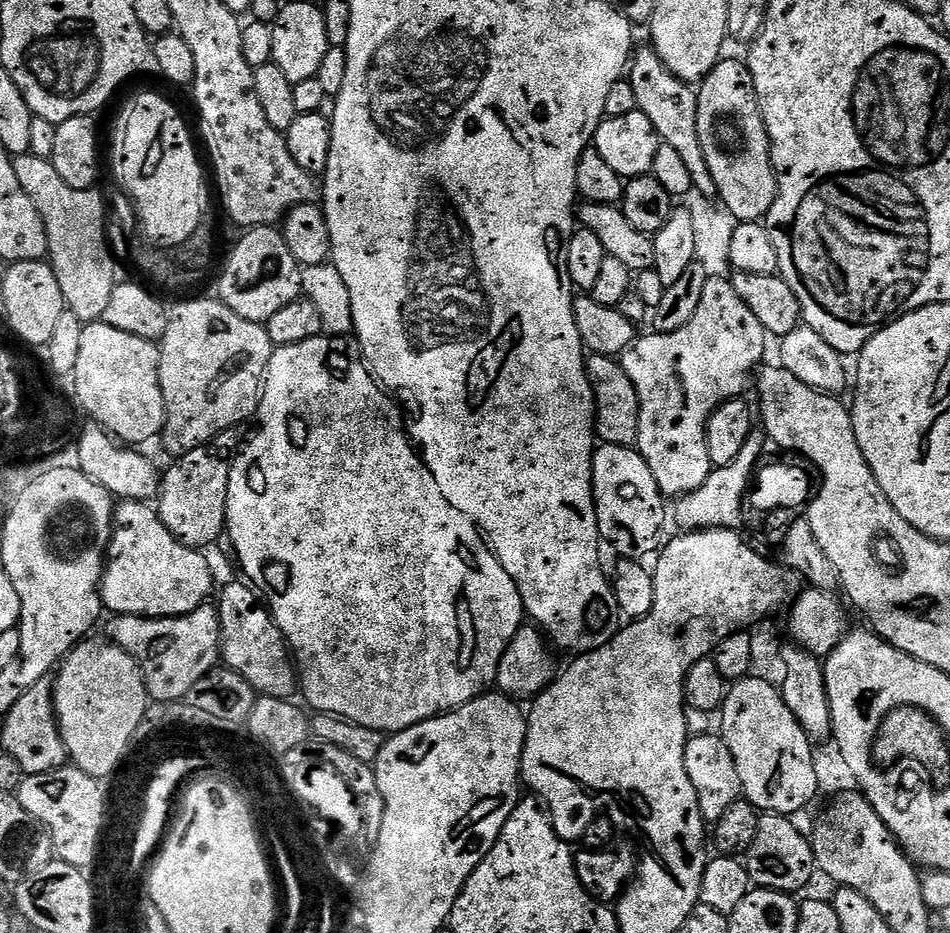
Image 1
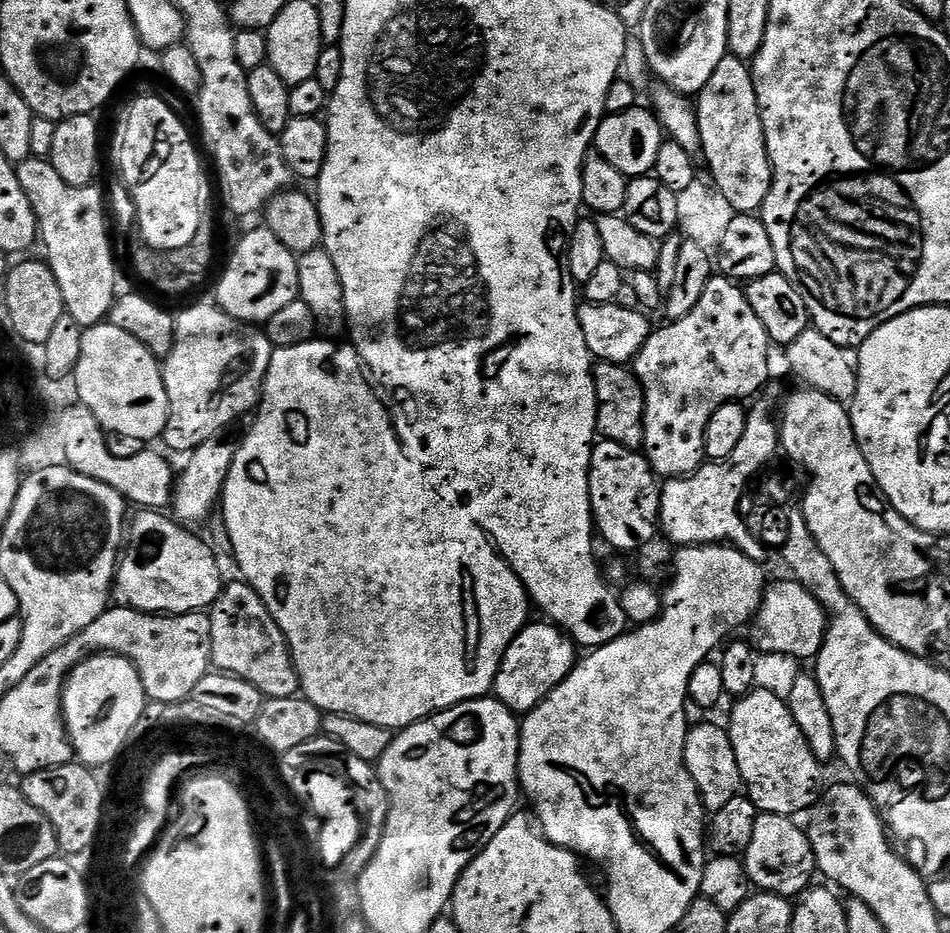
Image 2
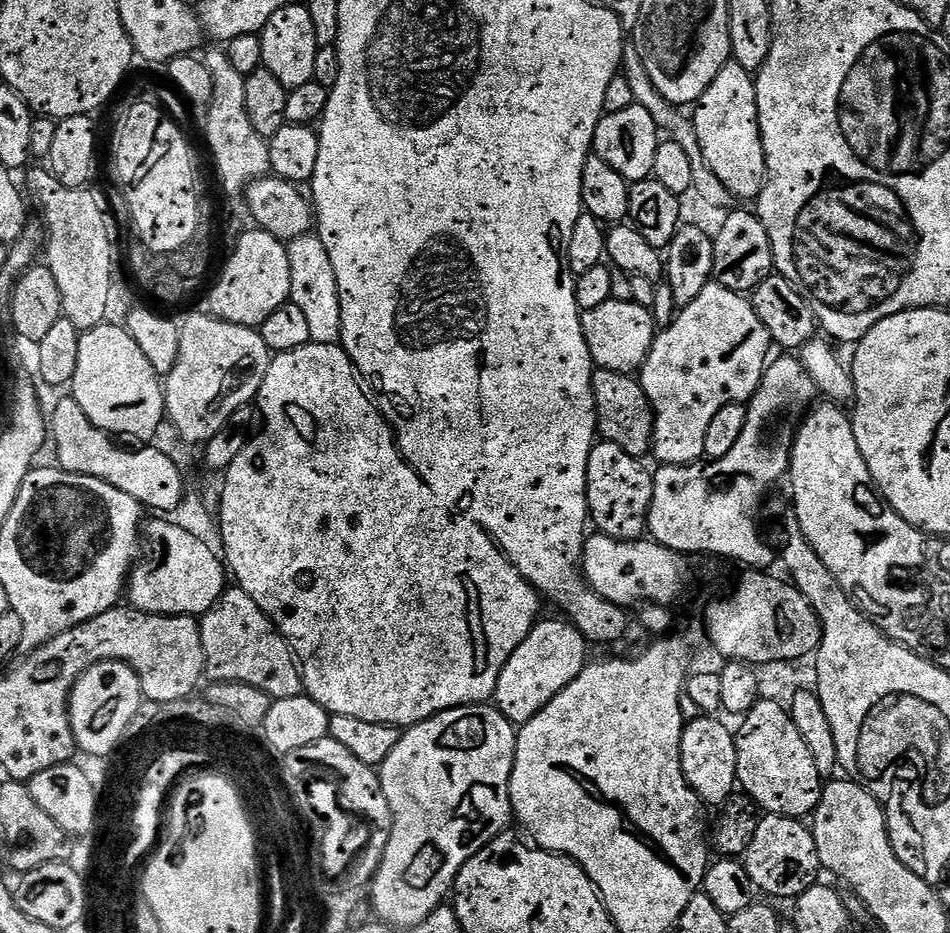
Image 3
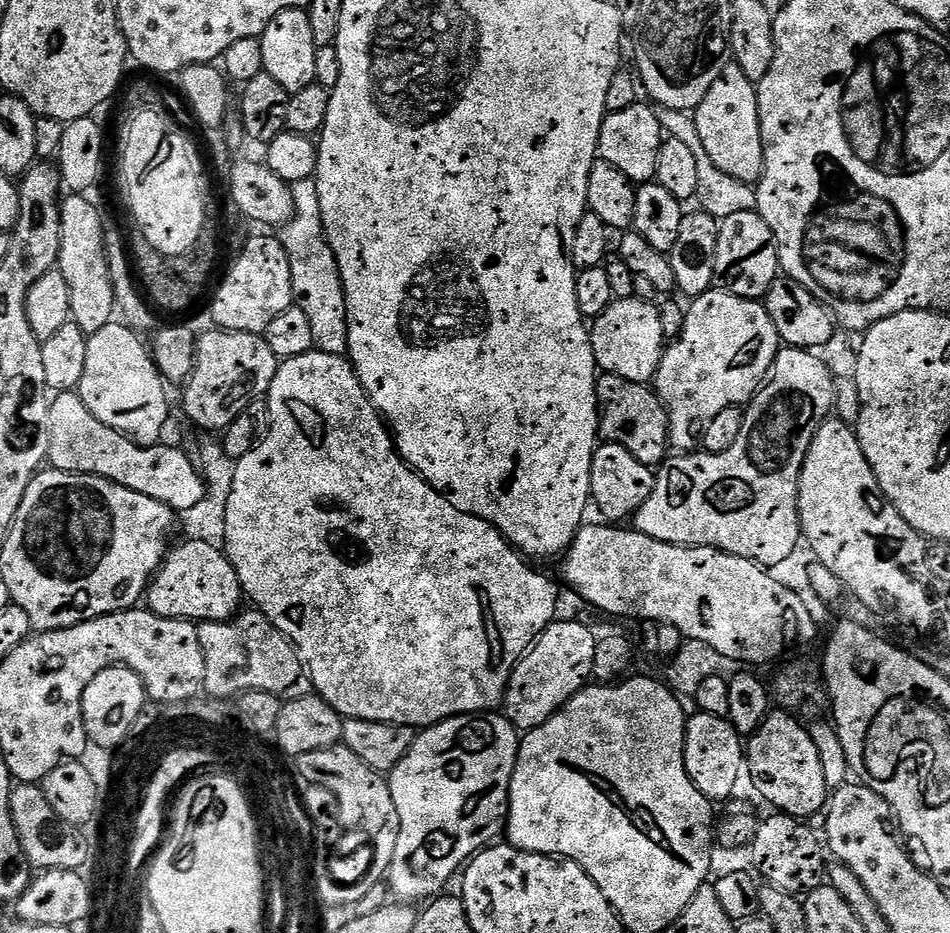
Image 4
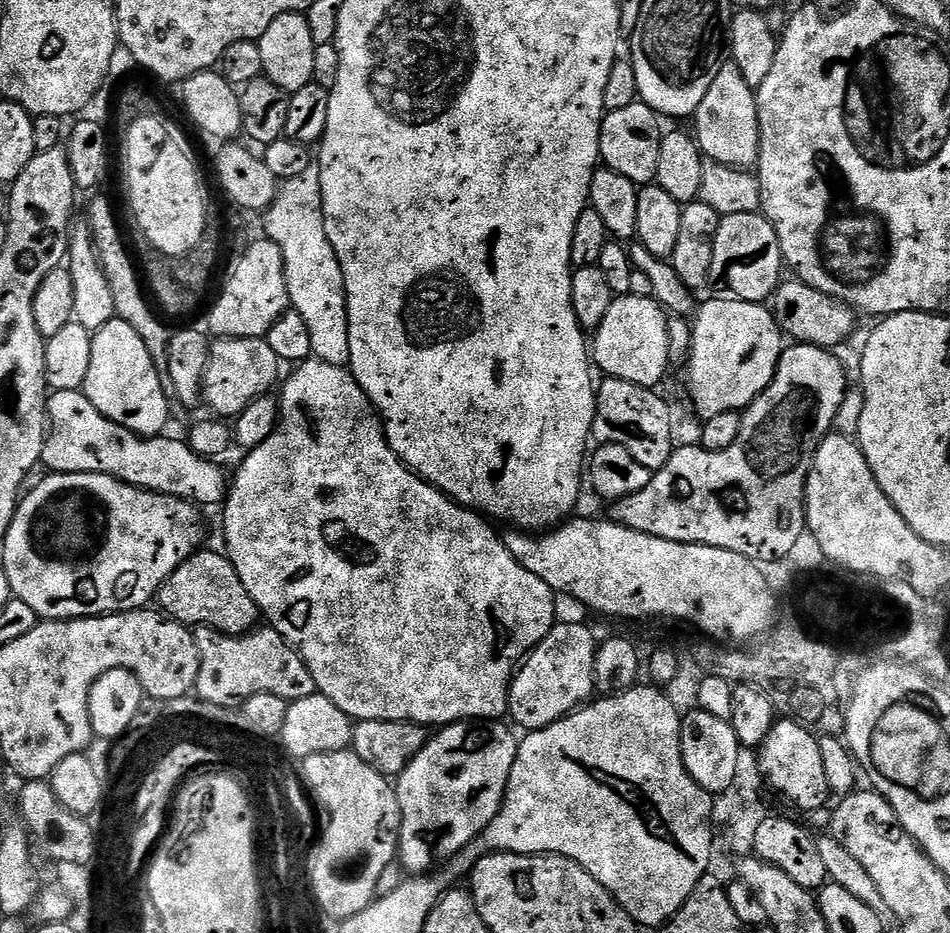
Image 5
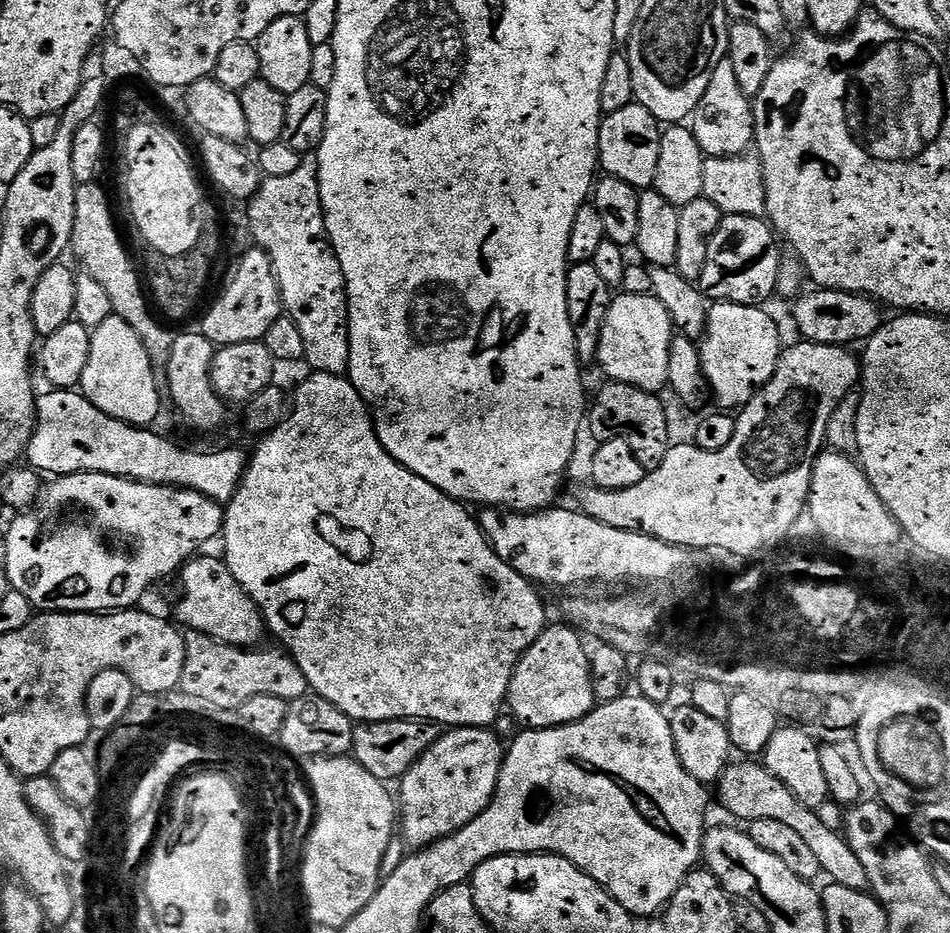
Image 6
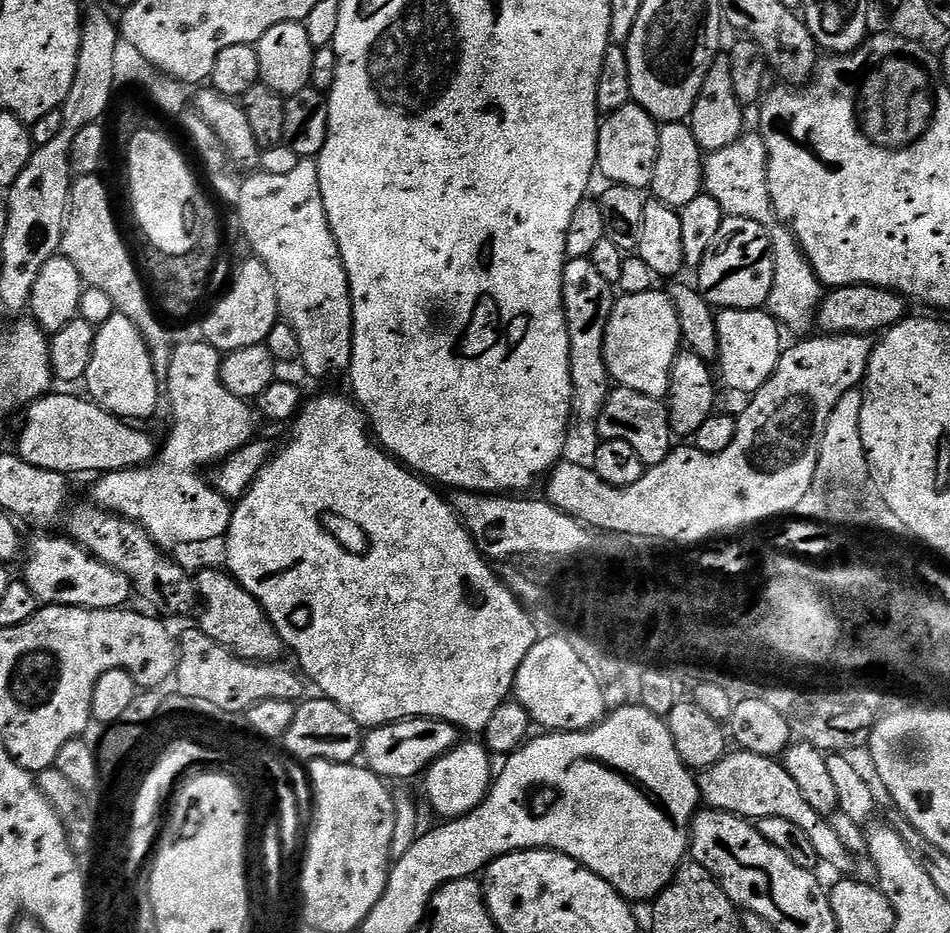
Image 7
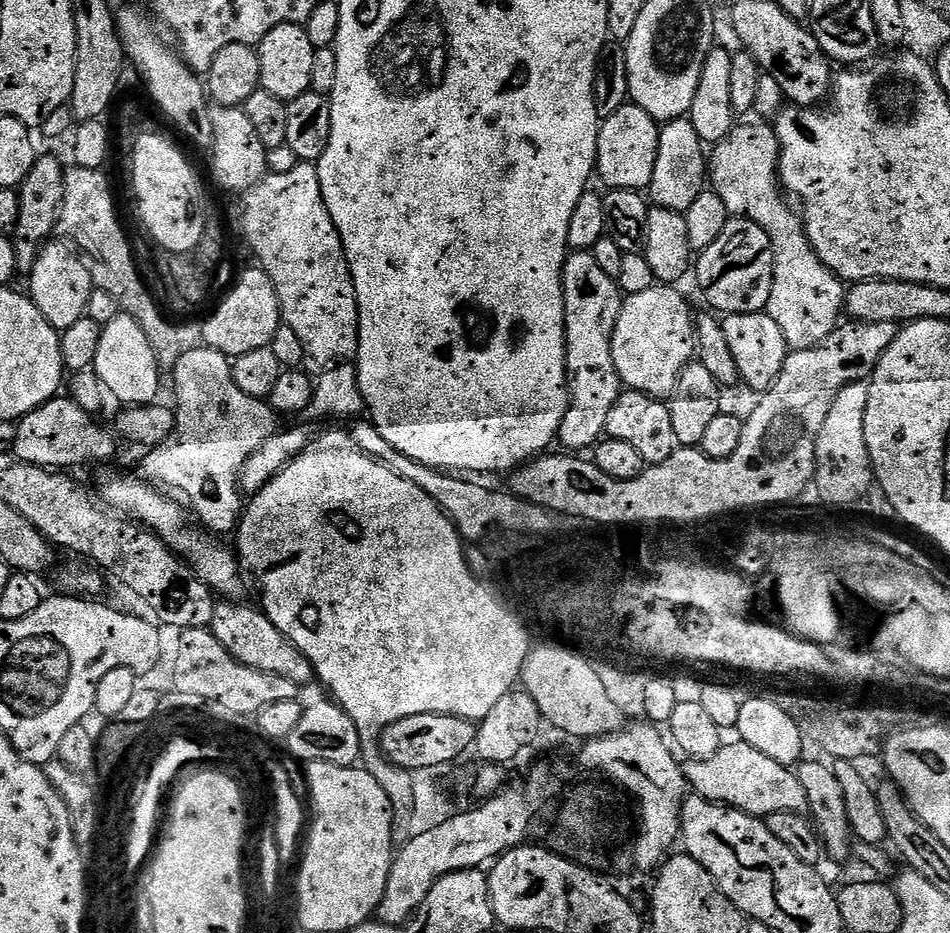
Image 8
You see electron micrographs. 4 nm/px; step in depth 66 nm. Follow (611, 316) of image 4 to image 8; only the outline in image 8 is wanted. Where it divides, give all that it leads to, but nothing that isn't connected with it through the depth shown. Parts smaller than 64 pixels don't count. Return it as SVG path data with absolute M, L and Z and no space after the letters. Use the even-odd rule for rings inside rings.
M657 286L642 290L642 294L627 297L621 303L618 322L612 335L612 361L620 376L621 385L634 392L645 392L648 396L667 398L676 388L682 370L693 363L696 355L696 325L693 309L688 309L684 296L672 286Z

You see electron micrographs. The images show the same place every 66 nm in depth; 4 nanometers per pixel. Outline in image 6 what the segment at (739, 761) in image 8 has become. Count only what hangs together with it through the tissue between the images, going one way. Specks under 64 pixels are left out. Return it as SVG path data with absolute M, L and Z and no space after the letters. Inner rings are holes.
M744 762L748 764L729 763L720 775L718 789L720 788L720 800L724 808L732 816L737 816L743 822L761 820L762 818L774 818L774 822L786 822L807 844L812 853L818 857L820 871L831 883L850 886L850 890L865 891L868 888L866 869L862 862L858 862L858 854L849 846L847 839L841 833L829 830L818 818L816 809L806 806L795 794L786 787L780 779L760 762Z

